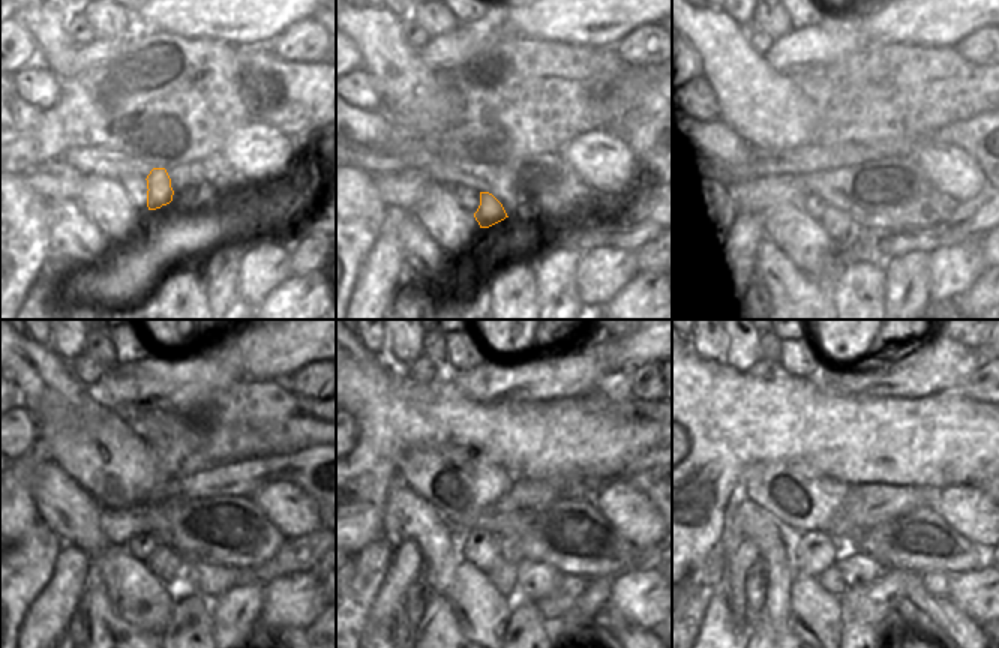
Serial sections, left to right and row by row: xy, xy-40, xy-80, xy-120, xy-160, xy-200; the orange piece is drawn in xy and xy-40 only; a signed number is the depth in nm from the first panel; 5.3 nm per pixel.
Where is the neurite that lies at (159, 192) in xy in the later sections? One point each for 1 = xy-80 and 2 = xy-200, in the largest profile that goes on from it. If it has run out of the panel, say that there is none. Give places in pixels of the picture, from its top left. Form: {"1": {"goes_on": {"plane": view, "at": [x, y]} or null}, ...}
{"1": {"goes_on": {"plane": "xy-80", "at": [837, 224]}}, "2": {"goes_on": {"plane": "xy-200", "at": [831, 579]}}}

